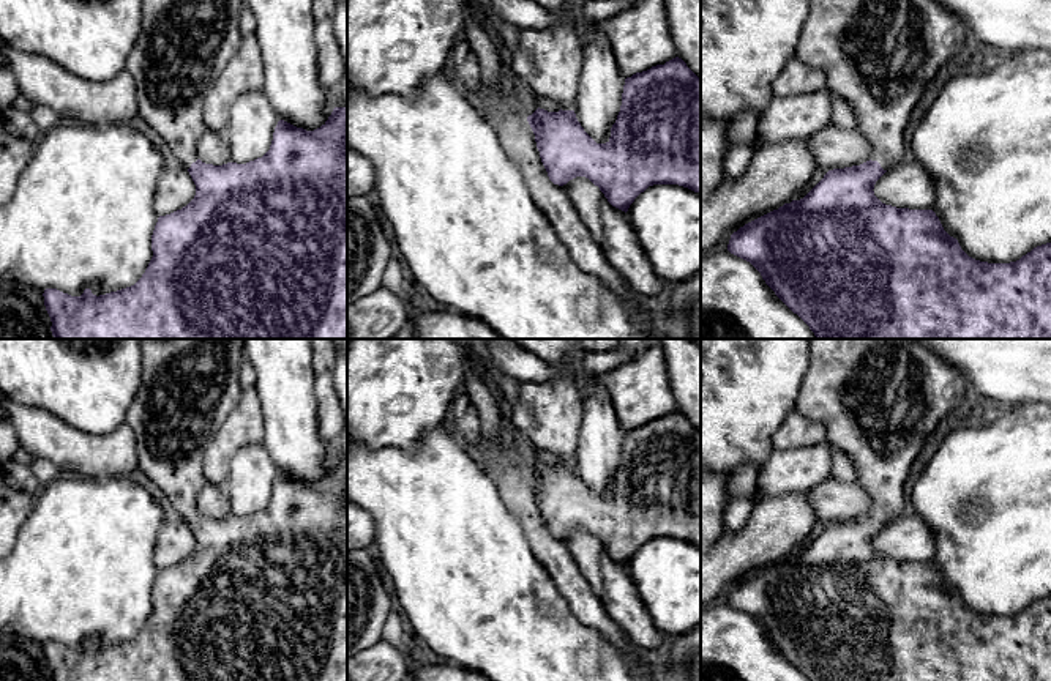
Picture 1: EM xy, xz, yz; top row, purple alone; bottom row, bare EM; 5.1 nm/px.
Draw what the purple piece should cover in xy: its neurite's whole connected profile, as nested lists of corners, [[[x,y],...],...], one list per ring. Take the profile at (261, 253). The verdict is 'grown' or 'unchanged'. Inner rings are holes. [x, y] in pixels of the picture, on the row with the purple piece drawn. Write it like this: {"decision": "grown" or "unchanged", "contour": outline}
{"decision": "grown", "contour": [[[140,0],[140,33],[125,69],[136,80],[139,117],[161,137],[169,158],[188,169],[196,184],[196,195],[181,210],[158,218],[151,235],[153,257],[134,285],[99,296],[90,288],[85,288],[80,296],[57,288],[44,290],[54,339],[347,339],[347,107],[335,107],[328,120],[314,131],[279,120],[270,150],[246,164],[213,166],[197,156],[197,143],[204,131],[204,104],[215,80],[240,46],[238,22],[243,8],[243,0]]]}

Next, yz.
{"decision": "grown", "contour": [[[808,0],[810,8],[800,30],[795,57],[819,68],[827,77],[827,90],[844,98],[855,117],[857,128],[866,134],[873,148],[871,159],[852,167],[828,170],[800,200],[784,203],[731,235],[727,251],[750,262],[775,295],[797,314],[817,339],[1051,339],[1051,243],[1034,247],[1016,262],[988,263],[969,257],[958,240],[950,236],[933,210],[896,208],[874,195],[876,181],[896,169],[904,158],[904,129],[925,87],[944,65],[958,61],[966,43],[966,24],[936,0]]]}

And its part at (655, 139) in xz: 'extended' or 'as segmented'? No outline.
as segmented

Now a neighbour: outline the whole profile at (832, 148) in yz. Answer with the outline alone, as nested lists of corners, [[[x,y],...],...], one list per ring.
[[[830,123],[825,129],[813,132],[803,140],[817,167],[827,172],[860,166],[873,154],[866,134],[858,128],[846,131]]]

